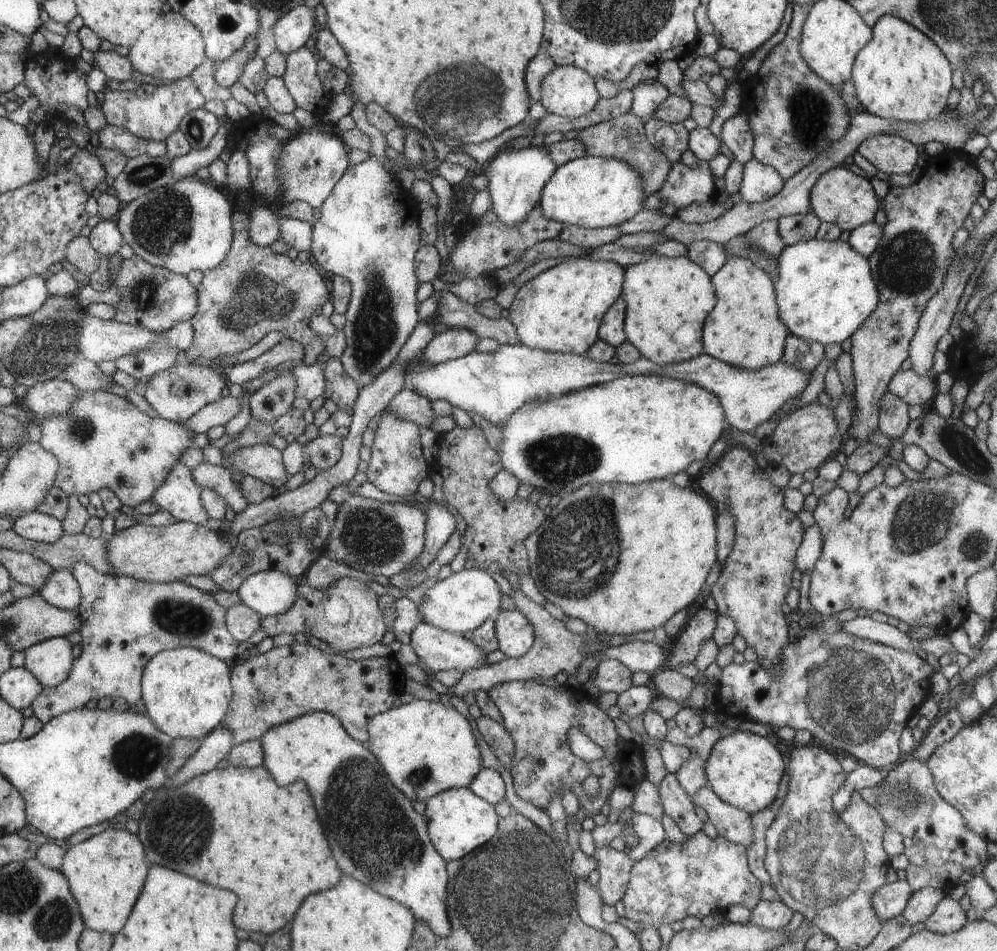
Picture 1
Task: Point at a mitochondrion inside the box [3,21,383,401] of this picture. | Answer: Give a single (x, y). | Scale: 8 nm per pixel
(47, 342)

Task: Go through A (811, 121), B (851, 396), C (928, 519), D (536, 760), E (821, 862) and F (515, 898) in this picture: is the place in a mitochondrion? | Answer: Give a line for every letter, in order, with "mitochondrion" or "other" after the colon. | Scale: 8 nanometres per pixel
A: mitochondrion
B: other
C: mitochondrion
D: mitochondrion
E: mitochondrion
F: mitochondrion

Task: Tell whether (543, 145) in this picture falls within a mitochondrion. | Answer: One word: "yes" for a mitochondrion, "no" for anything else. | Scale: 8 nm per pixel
no

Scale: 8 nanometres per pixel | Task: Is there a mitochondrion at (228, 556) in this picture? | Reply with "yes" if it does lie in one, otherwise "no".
no

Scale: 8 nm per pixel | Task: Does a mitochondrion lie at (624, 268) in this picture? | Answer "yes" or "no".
no

